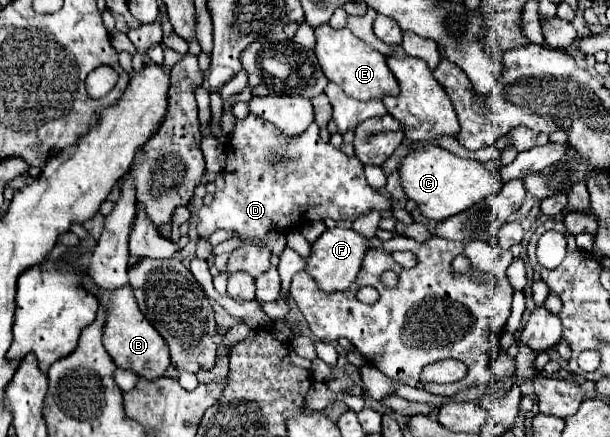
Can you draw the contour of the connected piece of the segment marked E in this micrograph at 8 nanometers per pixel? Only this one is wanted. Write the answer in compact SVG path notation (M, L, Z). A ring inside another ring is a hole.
M324 23L324 25L318 25L314 33L316 33L314 53L320 61L324 75L332 83L340 85L346 95L360 99L360 101L366 101L370 97L398 95L398 81L392 77L392 71L386 65L386 57L374 51L362 39L358 39L348 27L332 29L328 23Z

